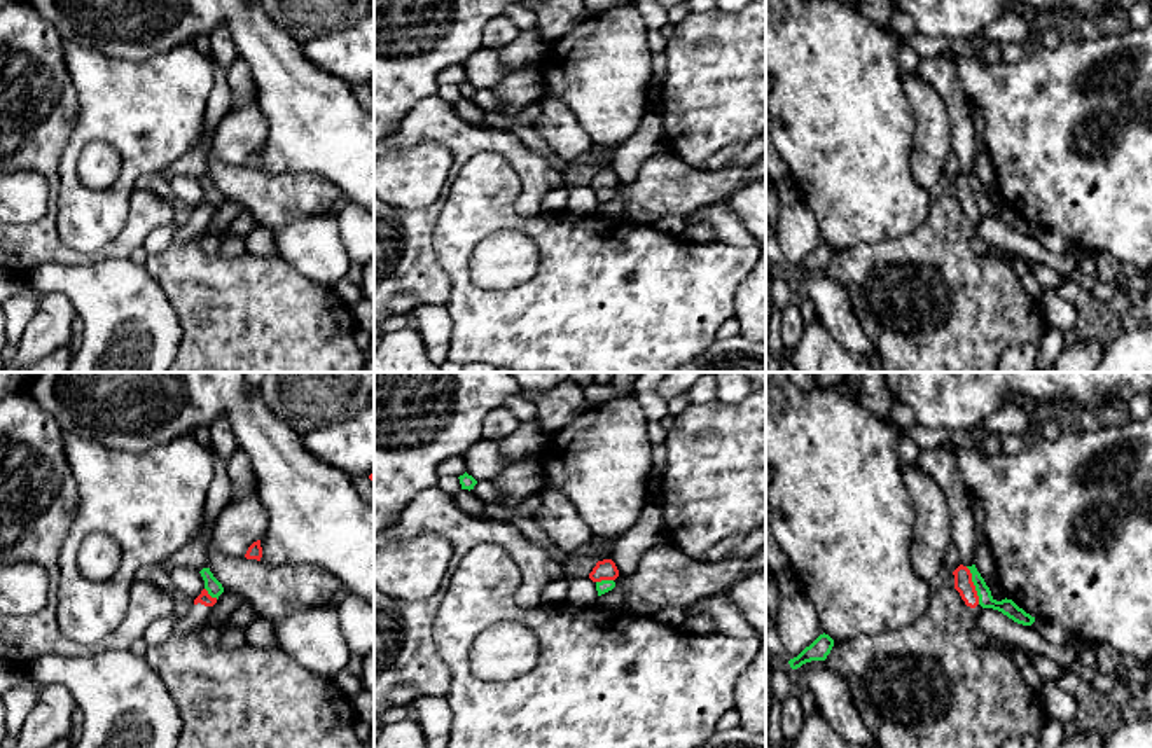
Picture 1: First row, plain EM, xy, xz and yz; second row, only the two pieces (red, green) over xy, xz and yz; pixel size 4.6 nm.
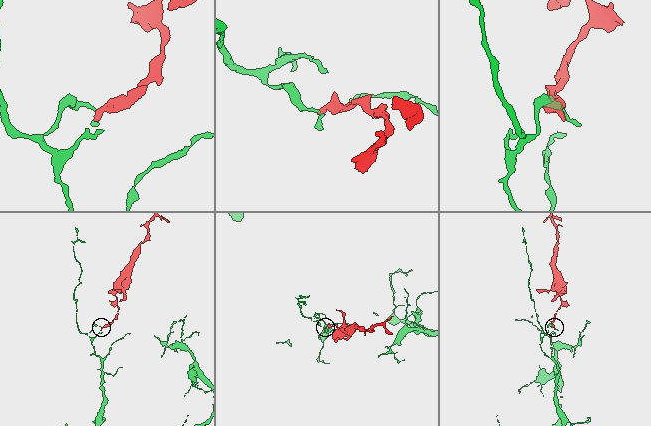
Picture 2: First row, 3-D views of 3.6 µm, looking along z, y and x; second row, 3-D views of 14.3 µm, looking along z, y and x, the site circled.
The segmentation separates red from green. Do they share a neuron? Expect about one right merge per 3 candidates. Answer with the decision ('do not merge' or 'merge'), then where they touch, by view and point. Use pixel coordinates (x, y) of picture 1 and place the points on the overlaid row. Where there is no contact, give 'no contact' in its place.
do not merge; contact yz (974, 586)

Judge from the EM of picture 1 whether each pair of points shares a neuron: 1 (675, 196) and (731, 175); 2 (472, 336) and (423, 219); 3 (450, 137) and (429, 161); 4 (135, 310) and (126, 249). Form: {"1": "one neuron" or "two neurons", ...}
{"1": "one neuron", "2": "two neurons", "3": "two neurons", "4": "two neurons"}

